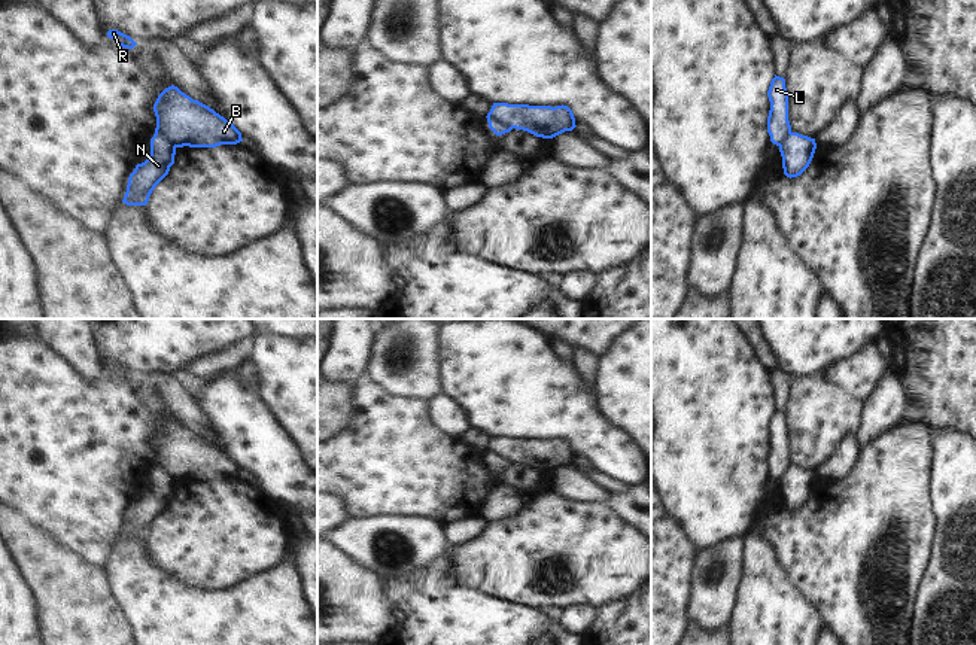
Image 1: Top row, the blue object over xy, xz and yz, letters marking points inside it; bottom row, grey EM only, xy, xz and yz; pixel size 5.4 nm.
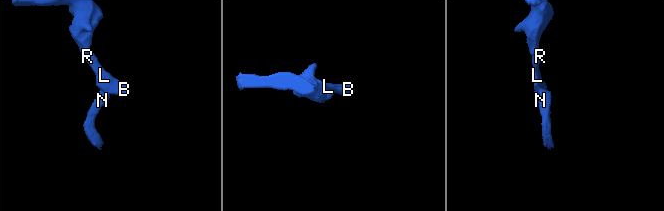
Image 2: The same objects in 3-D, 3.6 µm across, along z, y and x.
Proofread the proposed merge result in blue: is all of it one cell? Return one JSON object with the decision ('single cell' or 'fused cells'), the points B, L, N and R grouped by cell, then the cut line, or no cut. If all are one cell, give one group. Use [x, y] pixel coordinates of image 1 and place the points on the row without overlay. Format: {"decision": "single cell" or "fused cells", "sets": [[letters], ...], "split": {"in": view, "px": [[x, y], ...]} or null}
{"decision": "fused cells", "sets": [["B", "L", "R"], ["N"]], "split": {"in": "xz", "px": [[488, 452], [496, 452], [511, 462]]}}

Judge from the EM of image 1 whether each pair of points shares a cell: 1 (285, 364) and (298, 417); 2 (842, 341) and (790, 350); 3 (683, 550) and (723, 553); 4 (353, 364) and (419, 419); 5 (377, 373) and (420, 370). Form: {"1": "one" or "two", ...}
{"1": "one", "2": "one", "3": "two", "4": "two", "5": "one"}

